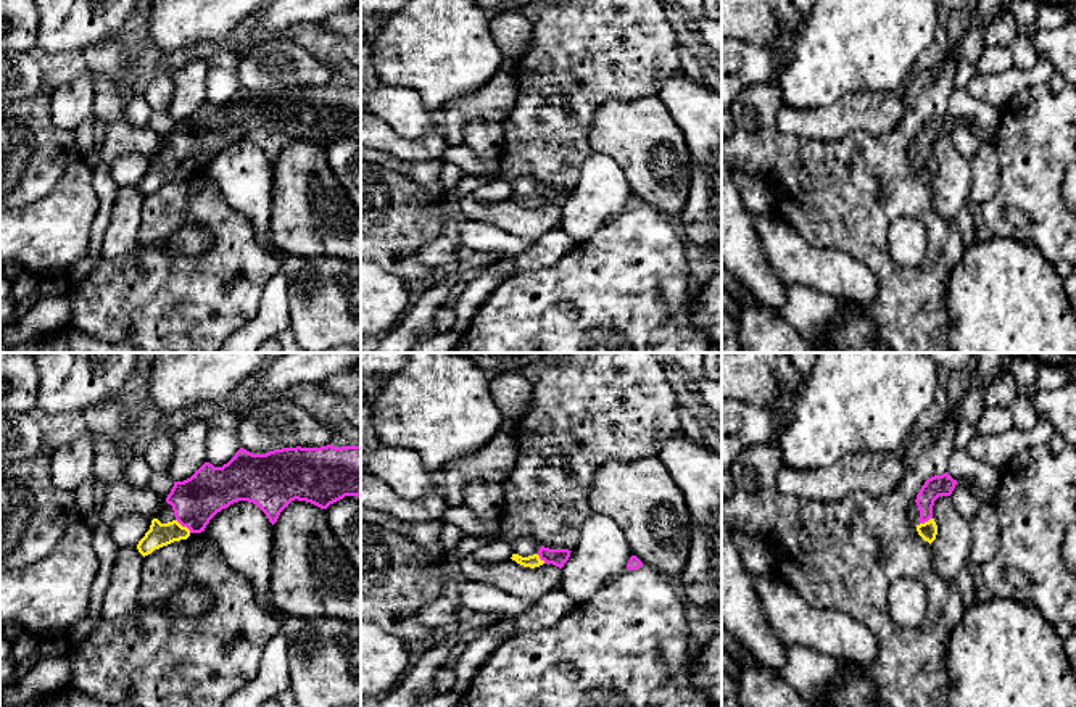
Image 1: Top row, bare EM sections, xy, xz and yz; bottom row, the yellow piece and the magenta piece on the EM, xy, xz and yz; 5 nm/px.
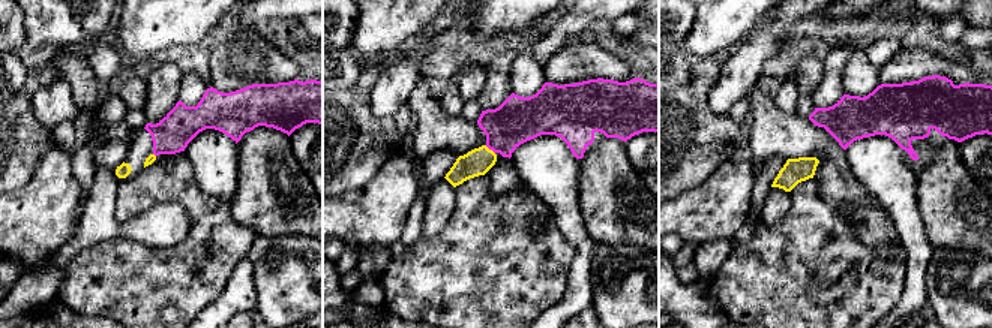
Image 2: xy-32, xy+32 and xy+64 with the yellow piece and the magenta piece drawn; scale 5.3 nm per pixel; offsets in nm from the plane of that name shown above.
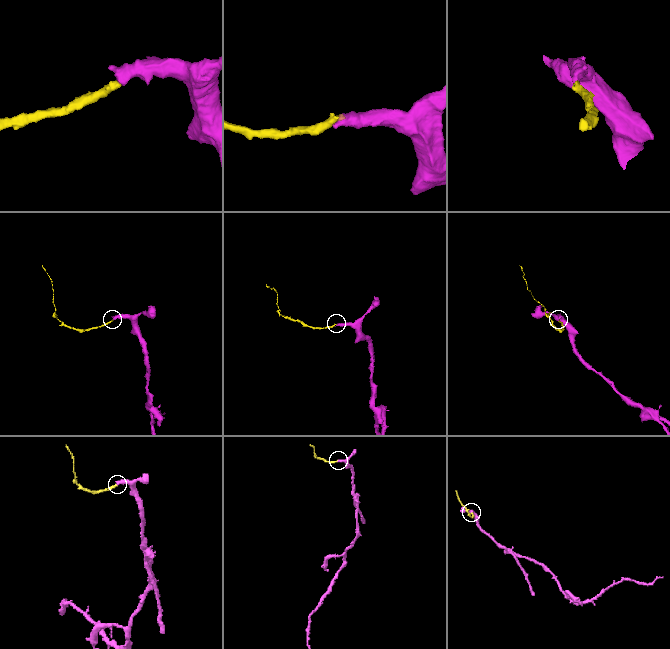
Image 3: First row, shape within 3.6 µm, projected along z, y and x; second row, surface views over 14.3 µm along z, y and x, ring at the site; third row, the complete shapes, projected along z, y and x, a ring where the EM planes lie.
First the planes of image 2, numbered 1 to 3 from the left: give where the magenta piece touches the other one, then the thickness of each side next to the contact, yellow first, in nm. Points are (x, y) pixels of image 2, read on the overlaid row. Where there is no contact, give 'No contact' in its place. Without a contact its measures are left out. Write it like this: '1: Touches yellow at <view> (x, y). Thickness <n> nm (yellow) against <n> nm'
1: No contact
2: Touches yellow at xy+32 (488, 149). Thickness 140 nm (yellow) against 240 nm
3: No contact

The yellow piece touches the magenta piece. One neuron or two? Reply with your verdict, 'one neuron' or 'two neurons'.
one neuron

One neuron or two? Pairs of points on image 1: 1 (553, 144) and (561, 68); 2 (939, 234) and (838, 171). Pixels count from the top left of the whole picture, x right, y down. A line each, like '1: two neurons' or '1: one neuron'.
1: one neuron
2: one neuron

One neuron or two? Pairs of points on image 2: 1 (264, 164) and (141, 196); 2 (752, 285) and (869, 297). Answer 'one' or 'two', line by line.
1: two
2: one

